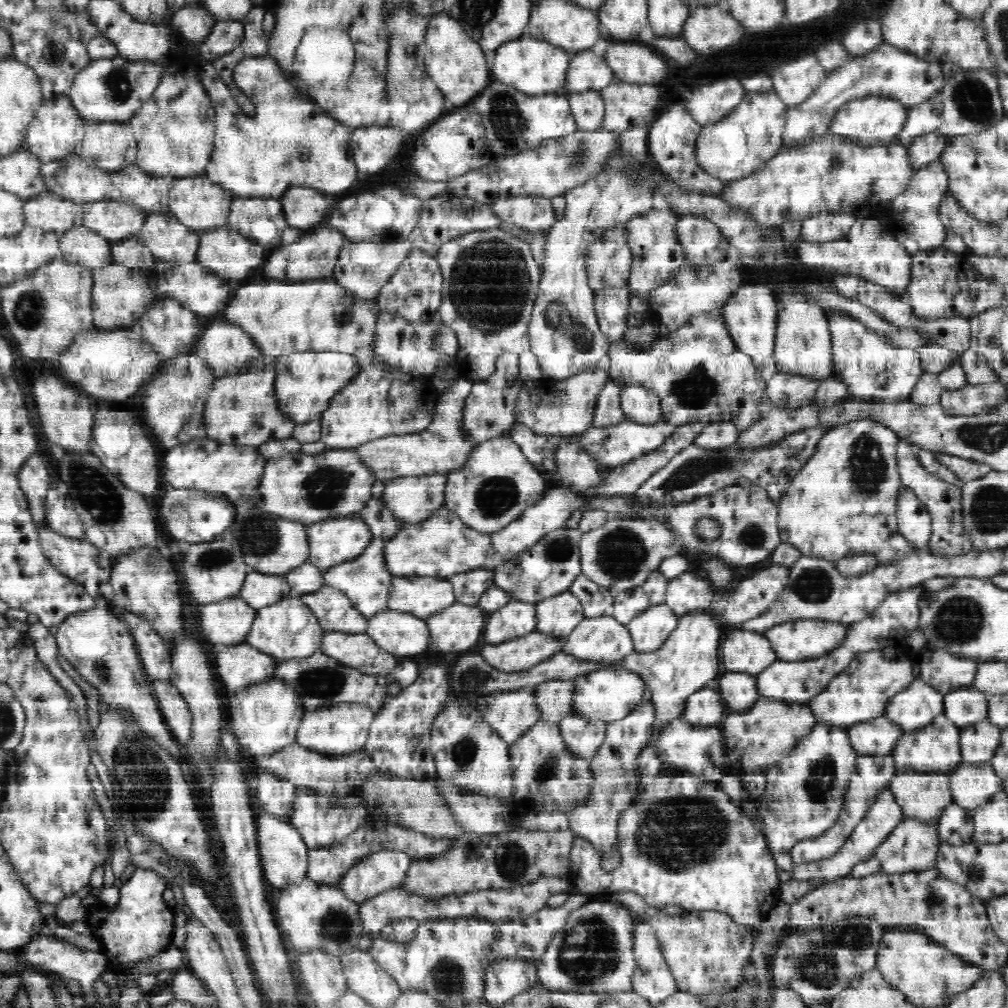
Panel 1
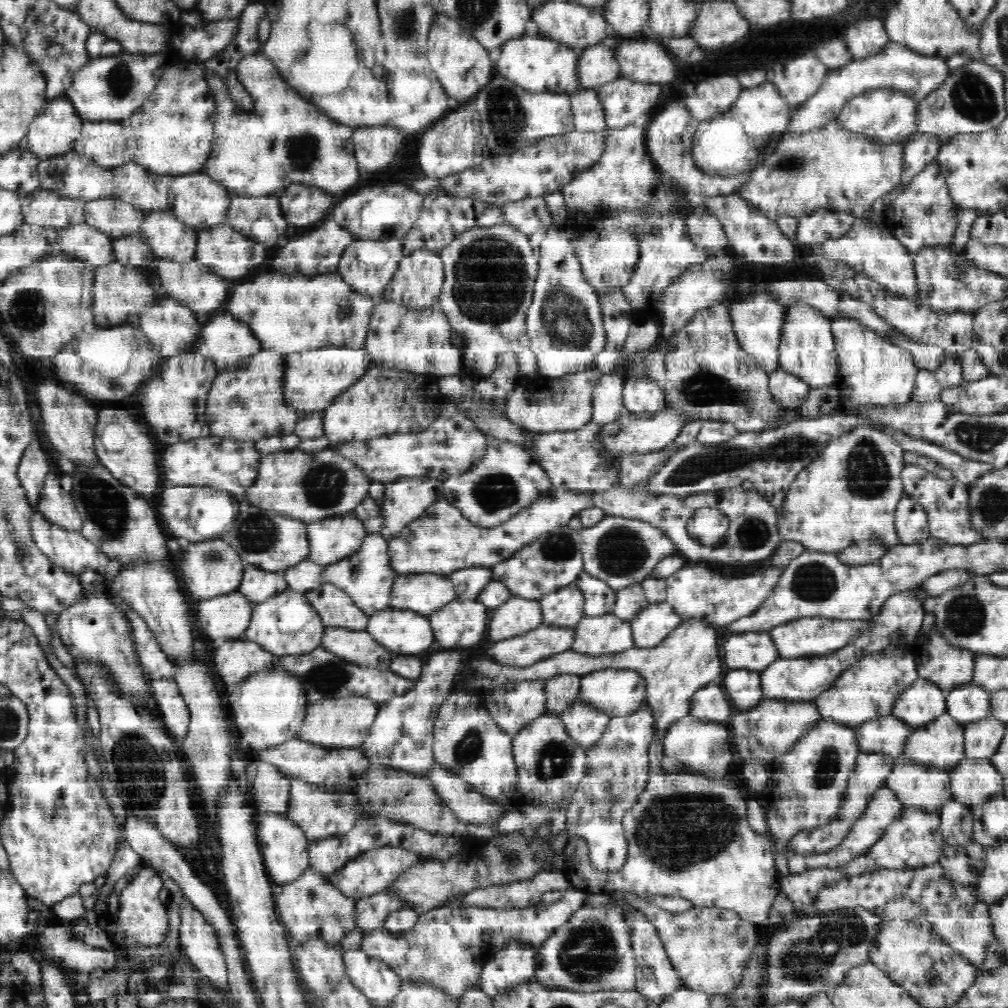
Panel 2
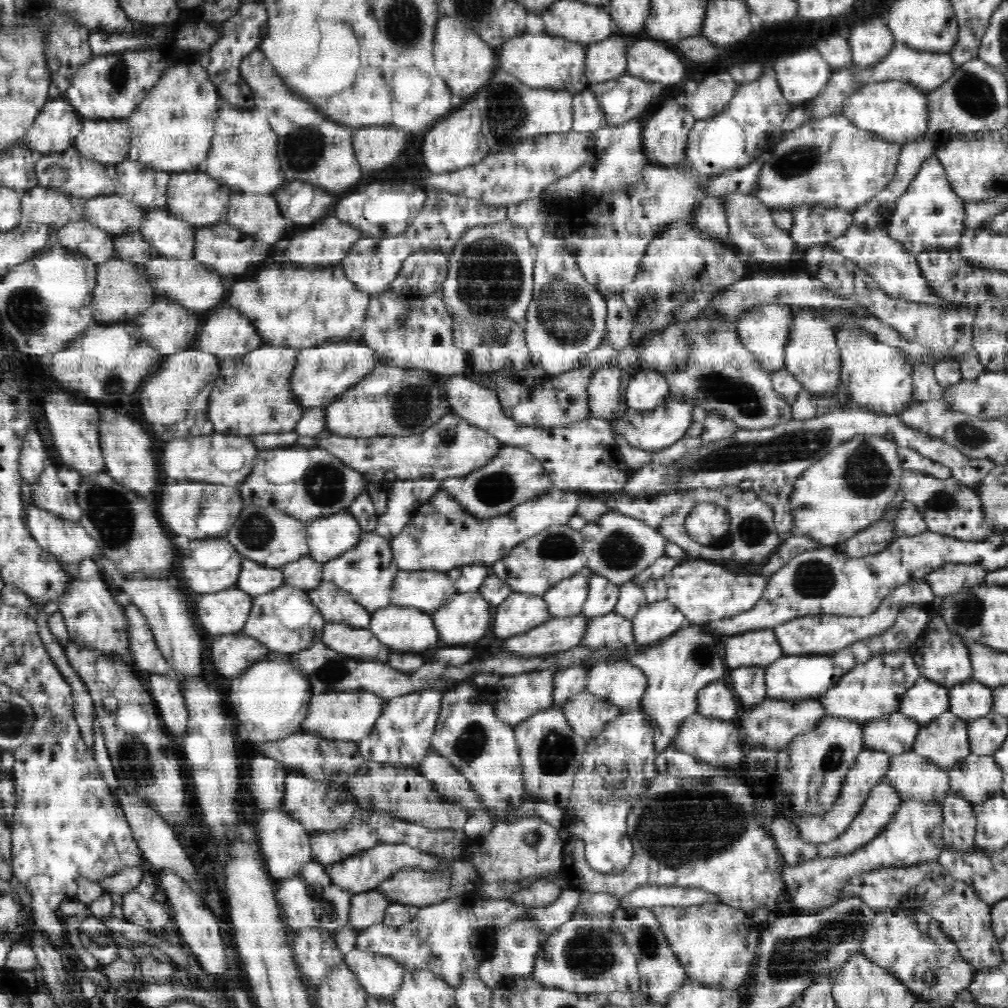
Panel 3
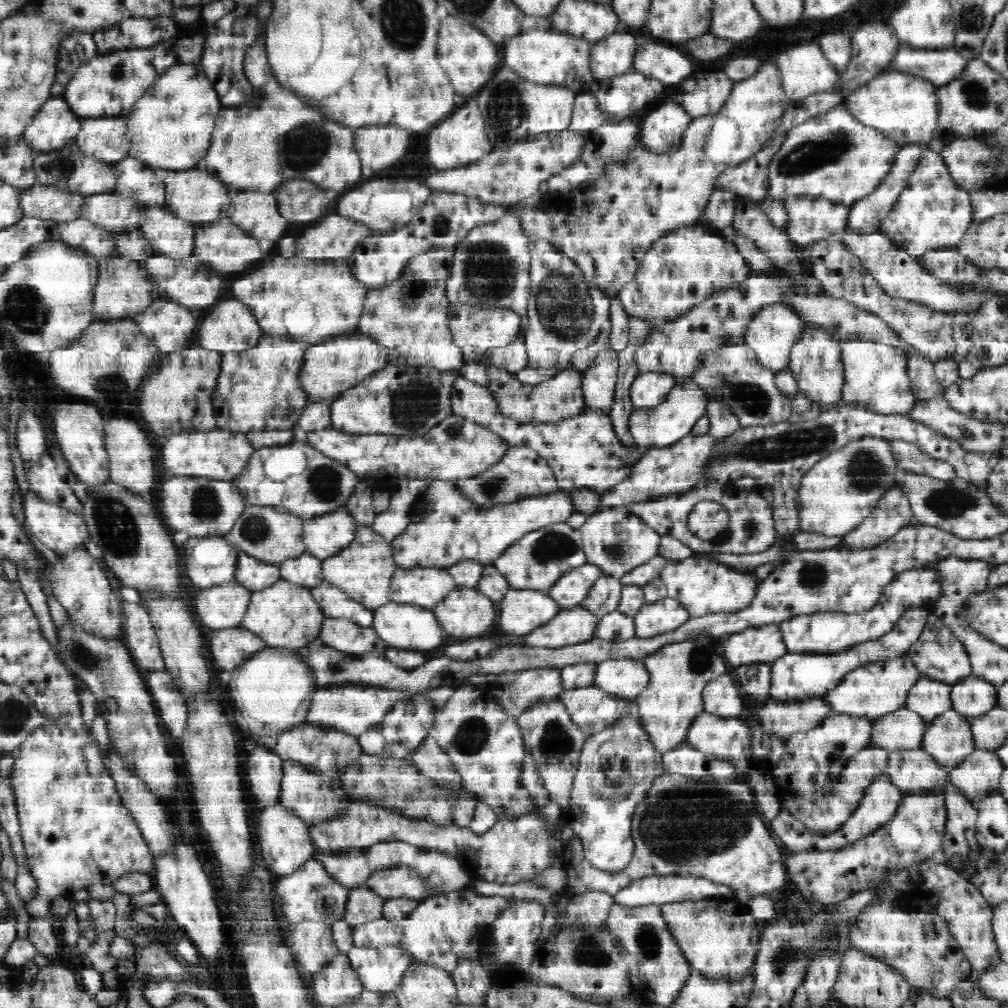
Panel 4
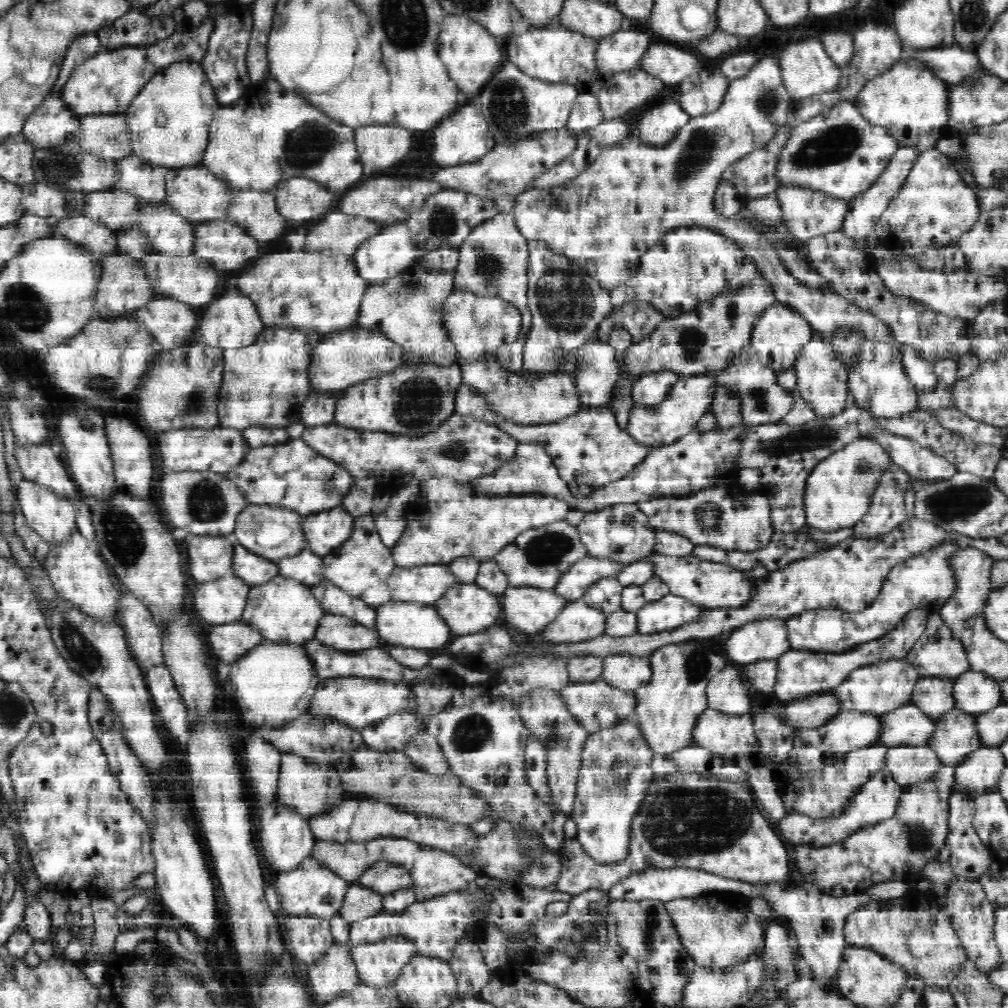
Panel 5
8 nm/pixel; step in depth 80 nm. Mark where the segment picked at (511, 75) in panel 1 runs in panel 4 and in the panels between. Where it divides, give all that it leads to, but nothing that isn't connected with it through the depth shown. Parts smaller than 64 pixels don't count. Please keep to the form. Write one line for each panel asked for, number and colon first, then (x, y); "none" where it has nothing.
2: (536, 63)
3: (539, 60)
4: (549, 57)

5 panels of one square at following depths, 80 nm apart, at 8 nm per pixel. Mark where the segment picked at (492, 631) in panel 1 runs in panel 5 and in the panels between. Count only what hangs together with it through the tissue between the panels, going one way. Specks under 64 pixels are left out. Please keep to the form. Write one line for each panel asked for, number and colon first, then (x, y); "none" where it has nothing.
2: (516, 616)
3: (519, 613)
4: (521, 611)
5: (529, 609)

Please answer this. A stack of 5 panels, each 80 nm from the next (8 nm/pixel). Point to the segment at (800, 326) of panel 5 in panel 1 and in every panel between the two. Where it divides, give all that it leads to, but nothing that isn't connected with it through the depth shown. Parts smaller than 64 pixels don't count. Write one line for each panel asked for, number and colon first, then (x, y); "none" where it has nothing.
1: (751, 313)
2: (757, 321)
3: (765, 333)
4: (771, 333)

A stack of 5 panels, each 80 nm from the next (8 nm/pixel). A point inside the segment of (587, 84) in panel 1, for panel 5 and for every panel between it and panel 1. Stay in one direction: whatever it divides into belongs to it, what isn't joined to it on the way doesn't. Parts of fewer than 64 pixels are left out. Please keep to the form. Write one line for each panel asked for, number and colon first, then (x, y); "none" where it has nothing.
2: (598, 65)
3: (607, 59)
4: (613, 55)
5: (623, 50)

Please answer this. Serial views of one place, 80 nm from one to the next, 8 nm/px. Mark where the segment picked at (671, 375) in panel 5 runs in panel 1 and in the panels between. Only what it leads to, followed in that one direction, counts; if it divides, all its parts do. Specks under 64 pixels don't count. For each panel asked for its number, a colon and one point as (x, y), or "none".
1: (641, 404)
2: (642, 396)
3: (647, 390)
4: (649, 389)

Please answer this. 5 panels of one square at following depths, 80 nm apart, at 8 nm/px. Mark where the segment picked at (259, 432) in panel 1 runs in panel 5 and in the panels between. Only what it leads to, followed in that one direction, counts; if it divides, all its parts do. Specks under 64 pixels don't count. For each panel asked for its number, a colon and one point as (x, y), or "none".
2: (247, 402)
3: (252, 395)
4: (260, 388)
5: (265, 383)

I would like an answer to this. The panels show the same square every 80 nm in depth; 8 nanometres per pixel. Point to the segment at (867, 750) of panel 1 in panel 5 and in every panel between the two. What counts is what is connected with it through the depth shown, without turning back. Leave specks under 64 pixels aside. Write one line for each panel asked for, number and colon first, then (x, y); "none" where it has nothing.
2: (888, 735)
3: (895, 733)
4: (903, 729)
5: (908, 724)

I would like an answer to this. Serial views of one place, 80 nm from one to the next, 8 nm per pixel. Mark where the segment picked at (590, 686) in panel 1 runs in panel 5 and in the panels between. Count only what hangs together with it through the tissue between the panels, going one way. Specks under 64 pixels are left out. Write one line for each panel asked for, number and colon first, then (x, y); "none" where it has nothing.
2: (617, 691)
3: (621, 682)
4: (625, 678)
5: (630, 672)

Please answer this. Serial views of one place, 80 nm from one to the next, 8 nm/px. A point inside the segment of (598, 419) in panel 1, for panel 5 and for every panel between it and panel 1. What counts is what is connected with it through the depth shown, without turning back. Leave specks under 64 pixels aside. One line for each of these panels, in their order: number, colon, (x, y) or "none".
2: (607, 401)
3: (603, 391)
4: (599, 382)
5: (599, 370)

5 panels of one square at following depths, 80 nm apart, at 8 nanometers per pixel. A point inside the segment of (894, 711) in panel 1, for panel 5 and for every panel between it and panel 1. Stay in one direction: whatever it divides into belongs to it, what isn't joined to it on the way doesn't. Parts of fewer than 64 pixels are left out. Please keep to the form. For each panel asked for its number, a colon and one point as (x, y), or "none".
2: (921, 703)
3: (926, 700)
4: (929, 698)
5: (933, 695)

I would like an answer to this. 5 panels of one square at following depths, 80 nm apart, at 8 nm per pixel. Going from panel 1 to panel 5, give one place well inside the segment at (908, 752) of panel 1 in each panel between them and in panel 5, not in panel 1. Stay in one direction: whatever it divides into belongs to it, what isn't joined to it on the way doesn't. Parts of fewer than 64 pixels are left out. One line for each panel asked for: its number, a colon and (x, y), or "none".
2: (941, 743)
3: (945, 742)
4: (949, 740)
5: (956, 737)

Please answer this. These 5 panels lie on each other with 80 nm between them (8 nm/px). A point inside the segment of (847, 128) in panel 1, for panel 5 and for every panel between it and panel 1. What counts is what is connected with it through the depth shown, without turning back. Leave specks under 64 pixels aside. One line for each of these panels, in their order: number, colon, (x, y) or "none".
2: (886, 115)
3: (898, 111)
4: (905, 108)
5: (909, 99)

